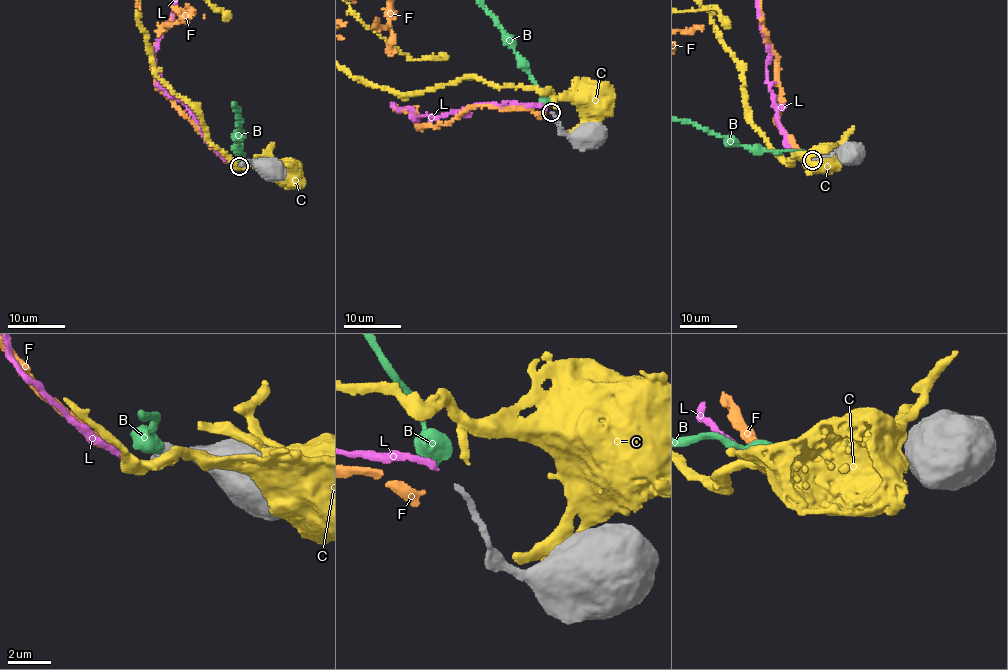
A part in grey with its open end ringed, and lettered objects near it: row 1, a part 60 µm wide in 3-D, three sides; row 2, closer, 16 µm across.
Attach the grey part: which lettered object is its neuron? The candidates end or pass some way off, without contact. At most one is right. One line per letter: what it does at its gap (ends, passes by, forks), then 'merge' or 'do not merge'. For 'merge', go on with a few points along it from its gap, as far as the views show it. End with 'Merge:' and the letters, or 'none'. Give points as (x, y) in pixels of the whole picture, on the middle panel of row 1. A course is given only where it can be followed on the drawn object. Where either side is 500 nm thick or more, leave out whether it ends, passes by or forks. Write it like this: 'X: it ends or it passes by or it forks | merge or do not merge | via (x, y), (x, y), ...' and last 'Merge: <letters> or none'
B: do not merge
C: it ends | do not merge
F: it ends | do not merge
L: it ends | do not merge
Merge: none

